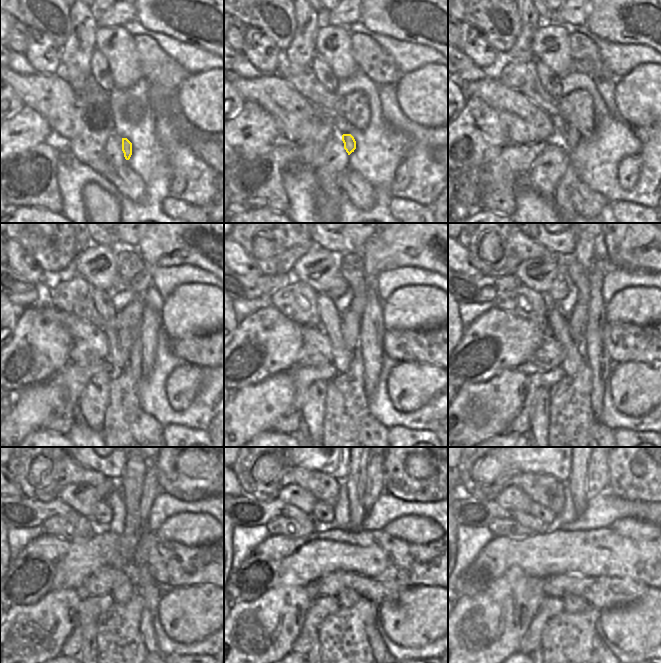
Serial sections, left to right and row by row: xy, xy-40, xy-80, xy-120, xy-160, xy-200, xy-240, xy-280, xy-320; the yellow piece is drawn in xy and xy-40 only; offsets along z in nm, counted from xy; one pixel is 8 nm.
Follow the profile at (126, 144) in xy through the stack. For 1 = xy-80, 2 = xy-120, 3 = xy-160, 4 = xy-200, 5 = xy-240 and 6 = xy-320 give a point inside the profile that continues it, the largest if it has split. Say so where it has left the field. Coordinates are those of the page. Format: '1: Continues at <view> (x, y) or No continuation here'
1: Continues at xy-80 (571, 137)
2: Continues at xy-120 (125, 337)
3: Continues at xy-160 (351, 321)
4: Continues at xy-200 (576, 320)
5: Continues at xy-240 (131, 483)
6: Continues at xy-320 (578, 467)

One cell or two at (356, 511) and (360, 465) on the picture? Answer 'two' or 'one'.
one

